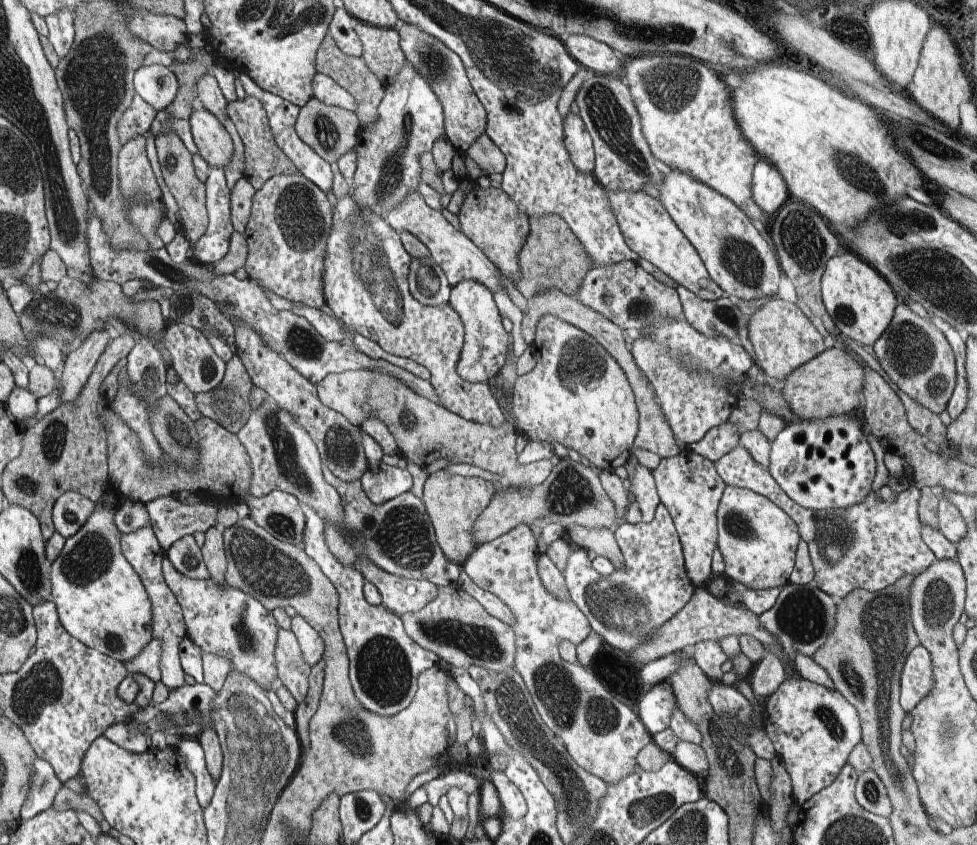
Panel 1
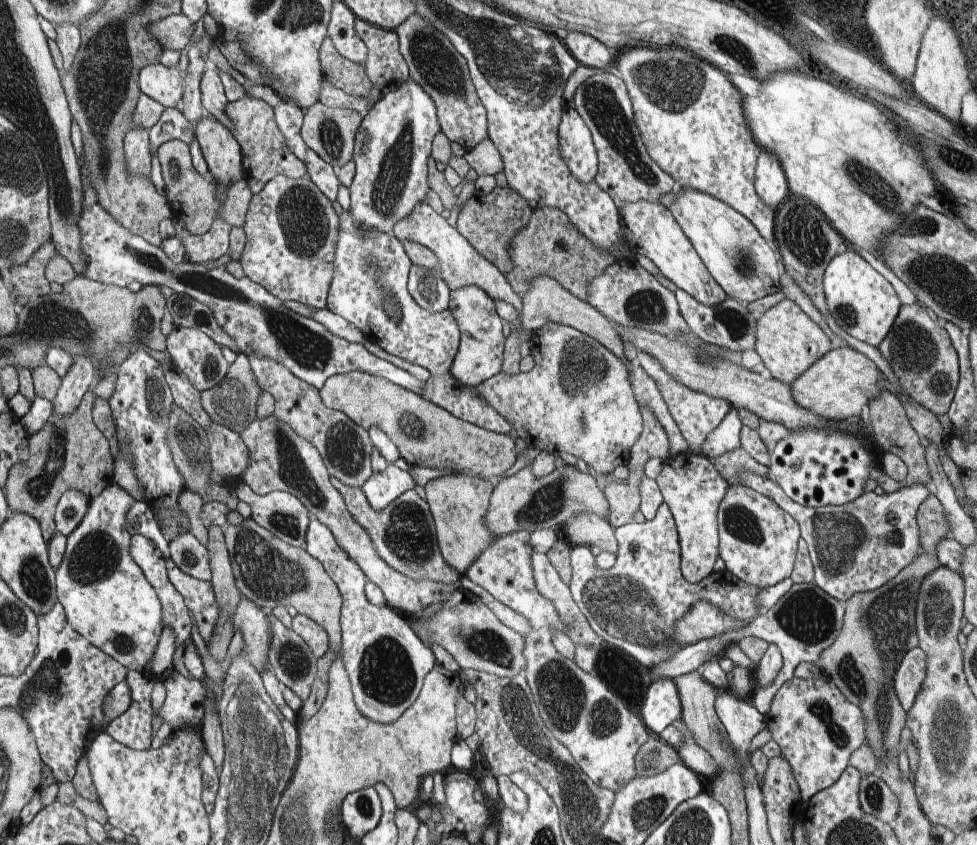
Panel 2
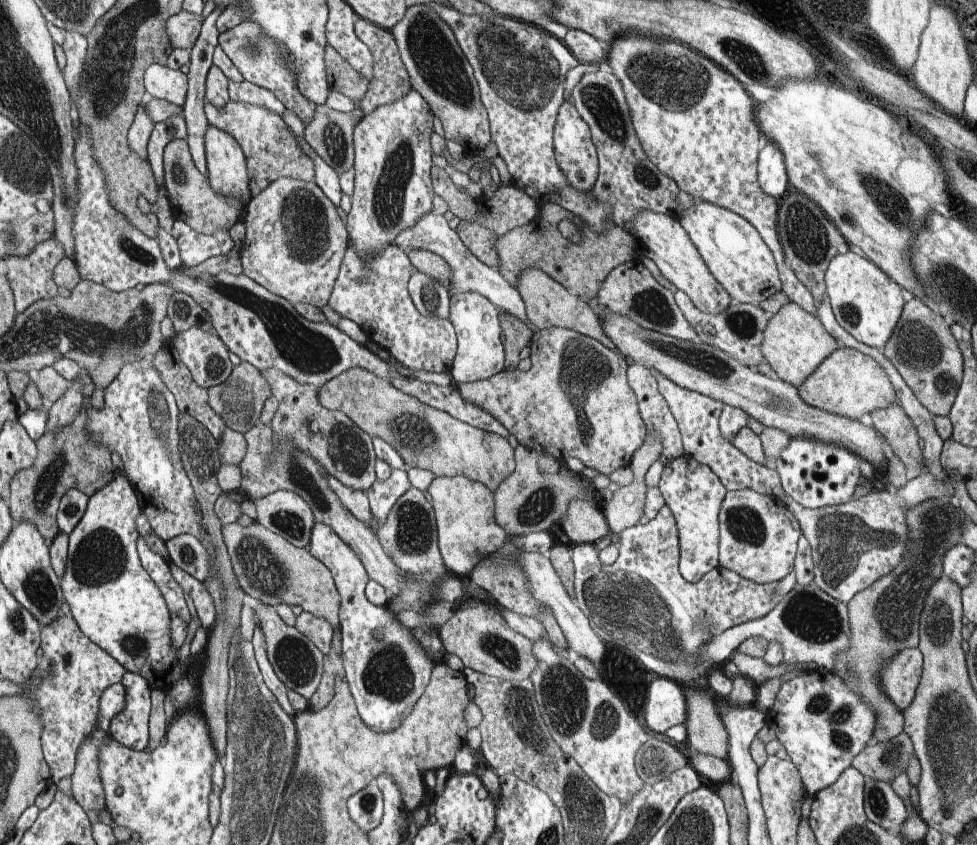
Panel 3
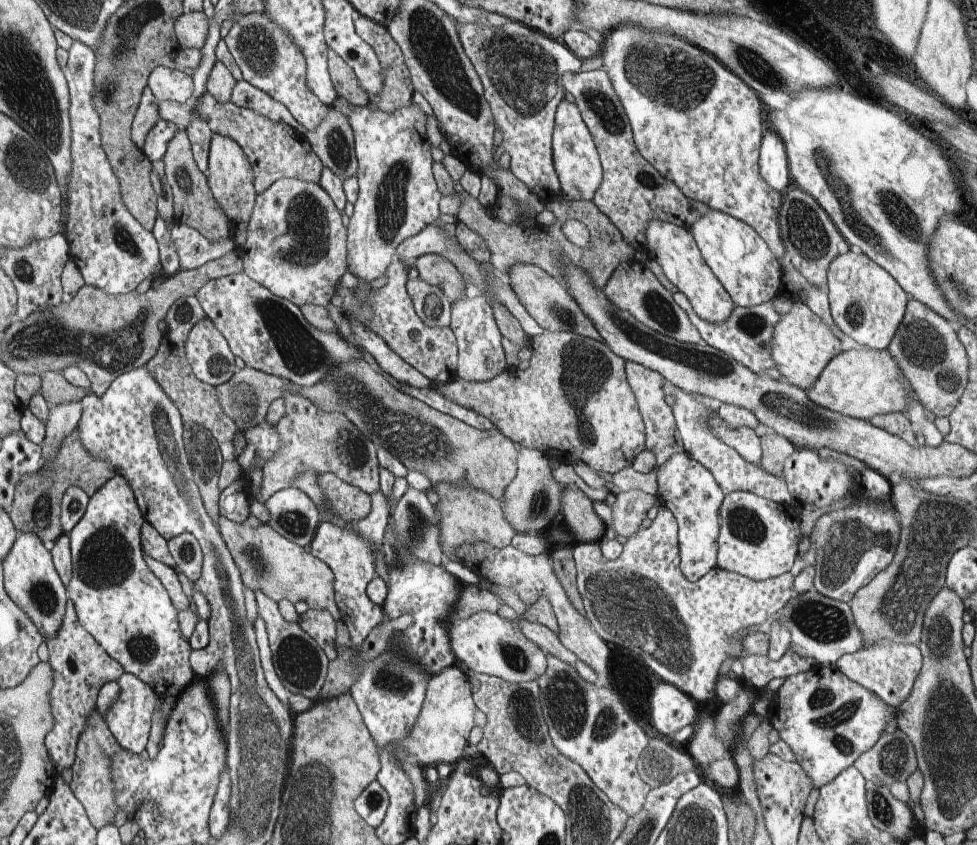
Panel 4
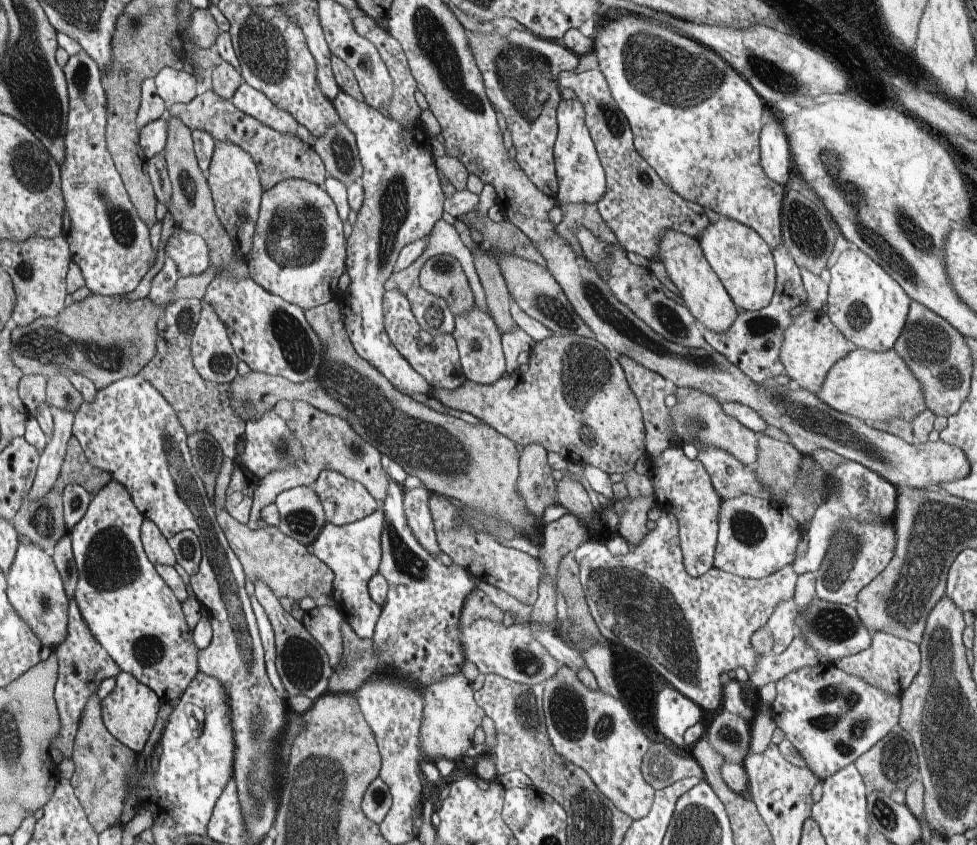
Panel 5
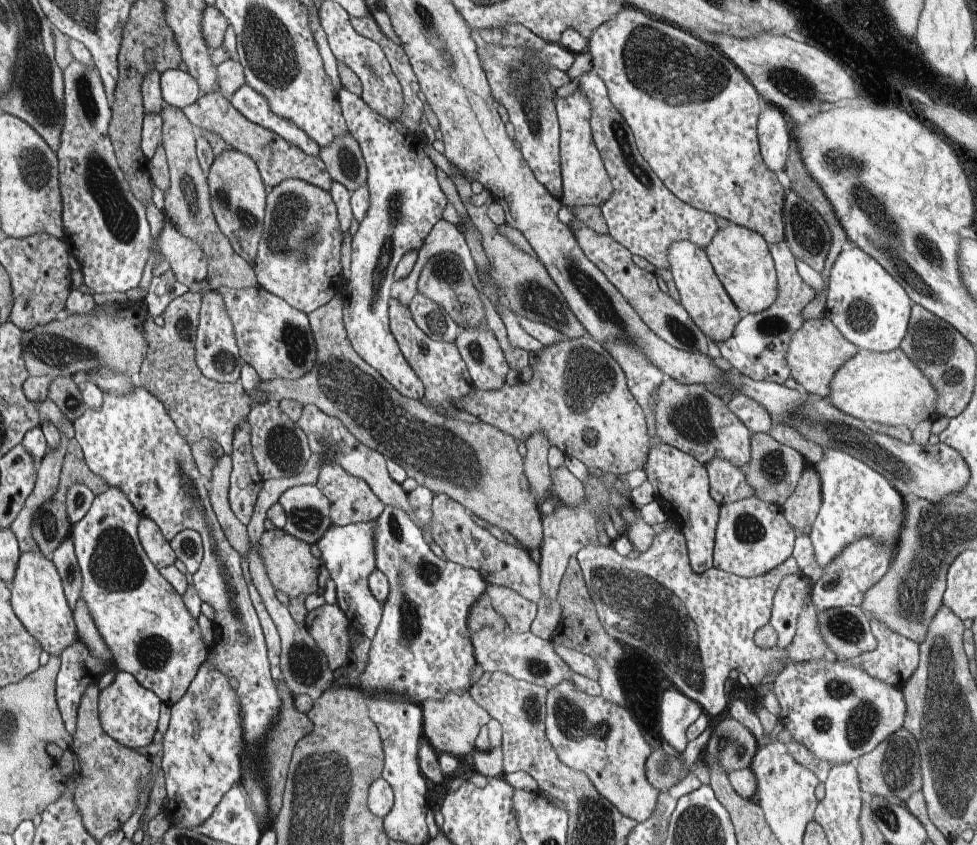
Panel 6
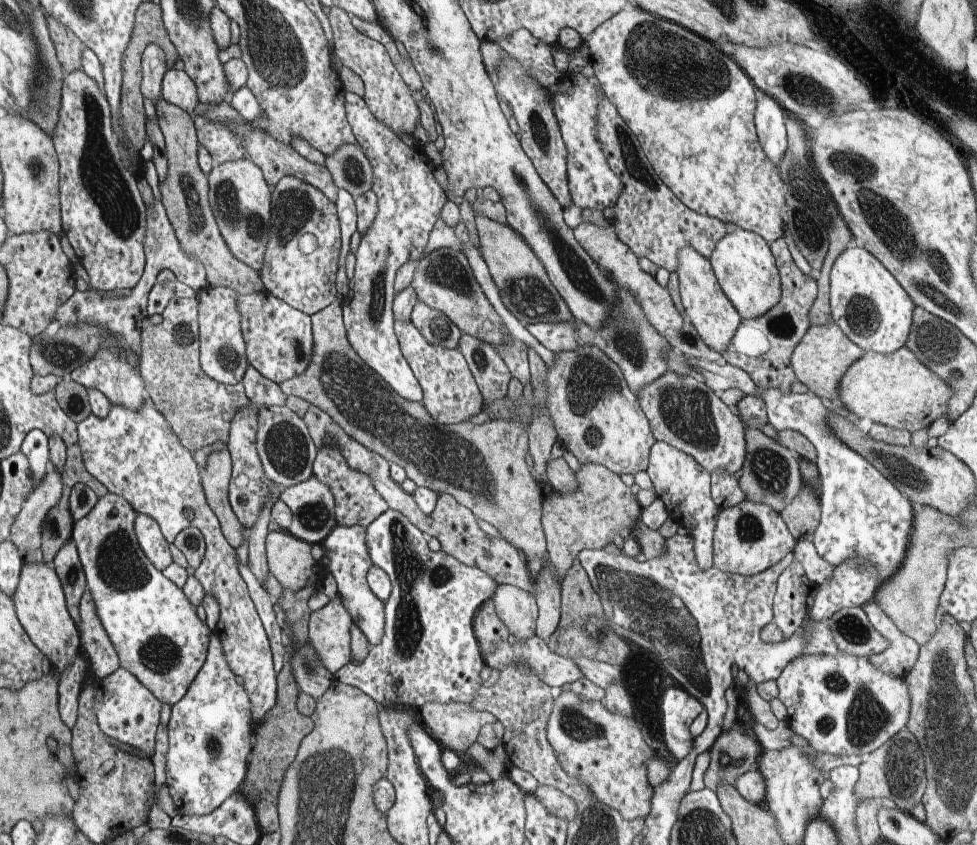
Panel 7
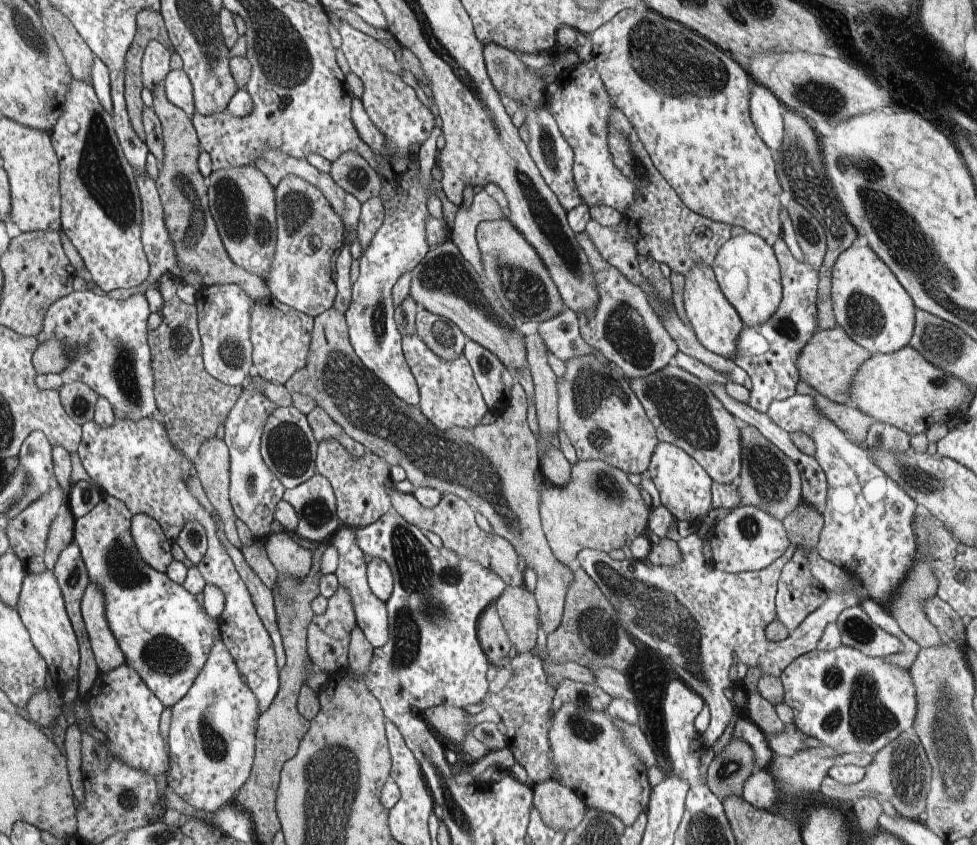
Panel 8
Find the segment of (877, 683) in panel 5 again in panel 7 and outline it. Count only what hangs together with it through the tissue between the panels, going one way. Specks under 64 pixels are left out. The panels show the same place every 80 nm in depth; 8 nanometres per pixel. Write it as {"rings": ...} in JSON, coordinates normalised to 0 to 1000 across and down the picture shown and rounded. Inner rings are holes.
{"rings":[[[893,709],[882,718],[893,741],[910,757],[910,766],[905,772],[889,778],[893,786],[906,796],[927,802],[941,778],[941,762],[925,750]]]}

